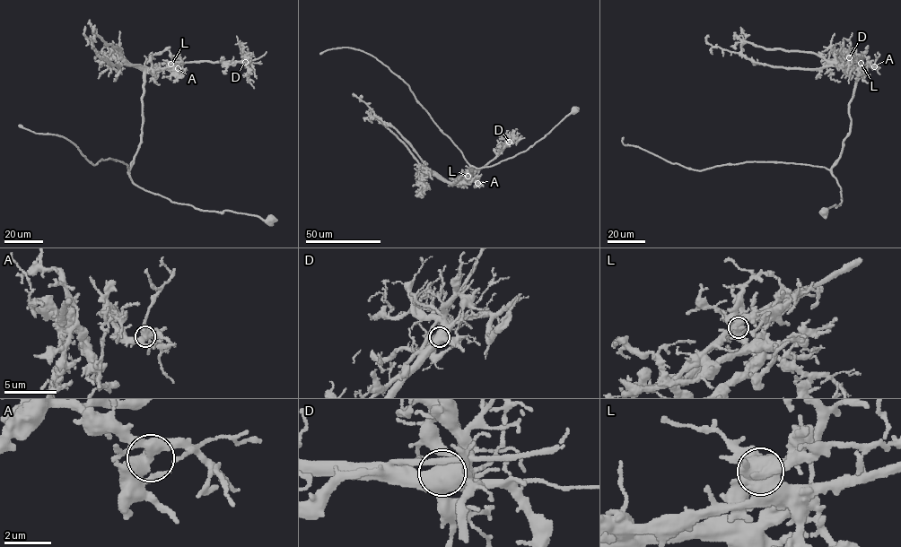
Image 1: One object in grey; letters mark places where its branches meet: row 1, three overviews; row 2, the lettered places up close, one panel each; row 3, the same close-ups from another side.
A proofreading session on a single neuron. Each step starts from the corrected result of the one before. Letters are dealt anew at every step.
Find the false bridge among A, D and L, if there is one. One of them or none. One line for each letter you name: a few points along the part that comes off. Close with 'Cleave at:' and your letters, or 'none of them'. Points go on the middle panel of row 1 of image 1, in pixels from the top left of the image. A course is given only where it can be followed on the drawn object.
L: (467, 176), (458, 183), (451, 184), (427, 169), (399, 132), (354, 96)
Cleave at: L

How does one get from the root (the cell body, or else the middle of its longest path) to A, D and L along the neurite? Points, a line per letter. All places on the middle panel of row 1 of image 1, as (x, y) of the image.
A: (573, 110), (525, 151), (488, 167), (470, 165), (470, 176), (453, 181), (461, 186), (471, 180), (477, 183)
D: (573, 110), (525, 151), (488, 167), (470, 165), (470, 176), (459, 176), (454, 183), (485, 167), (509, 142)
L: (573, 110), (525, 151), (488, 167), (470, 165), (470, 176), (459, 176), (454, 183), (467, 176)

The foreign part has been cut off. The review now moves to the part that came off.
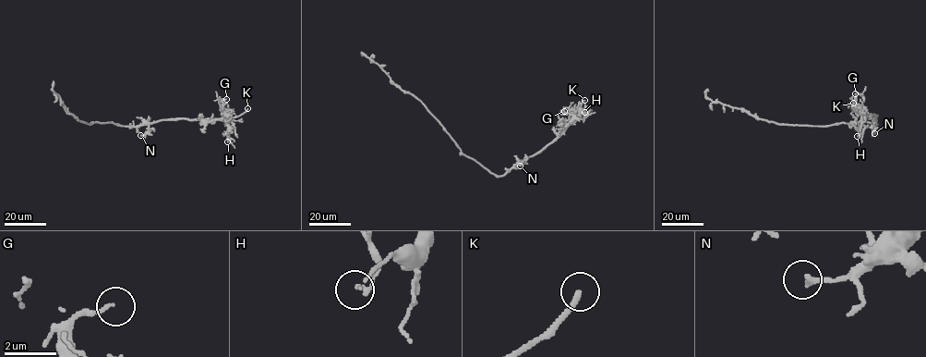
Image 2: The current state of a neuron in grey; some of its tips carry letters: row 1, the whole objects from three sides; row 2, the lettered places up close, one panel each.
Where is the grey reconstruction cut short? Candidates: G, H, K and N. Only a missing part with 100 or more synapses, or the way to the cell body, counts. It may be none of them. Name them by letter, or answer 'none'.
K

